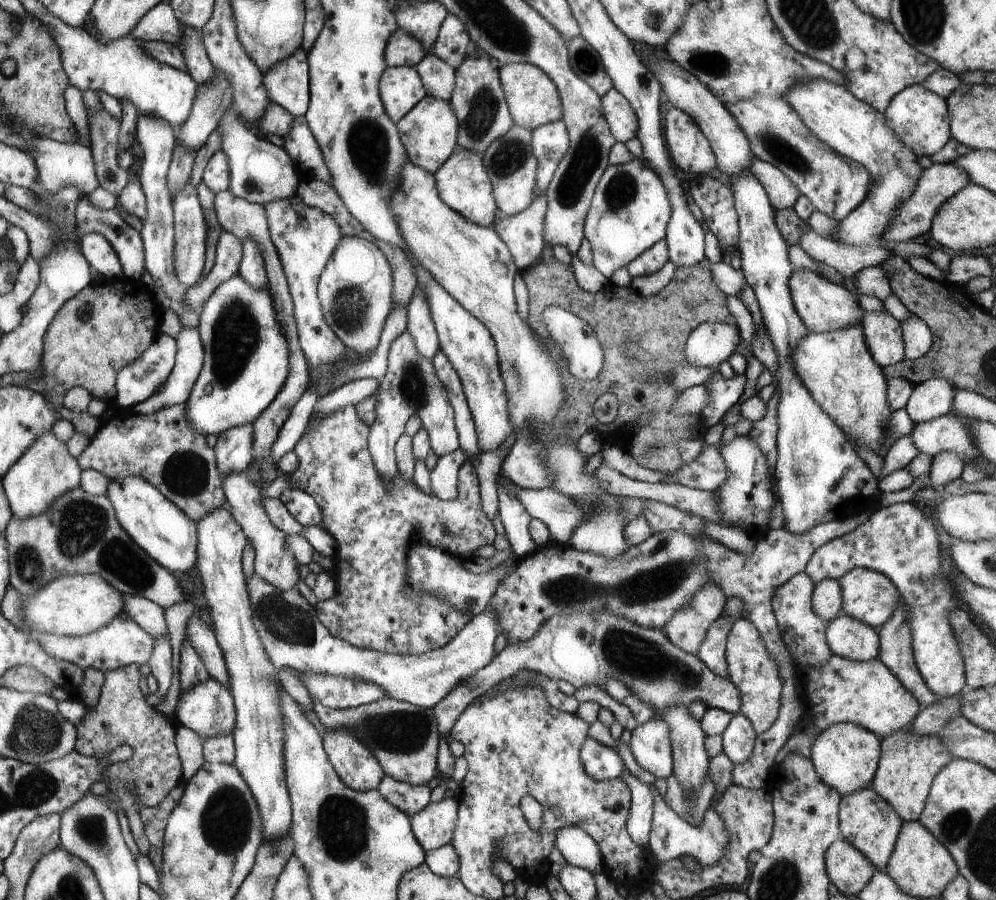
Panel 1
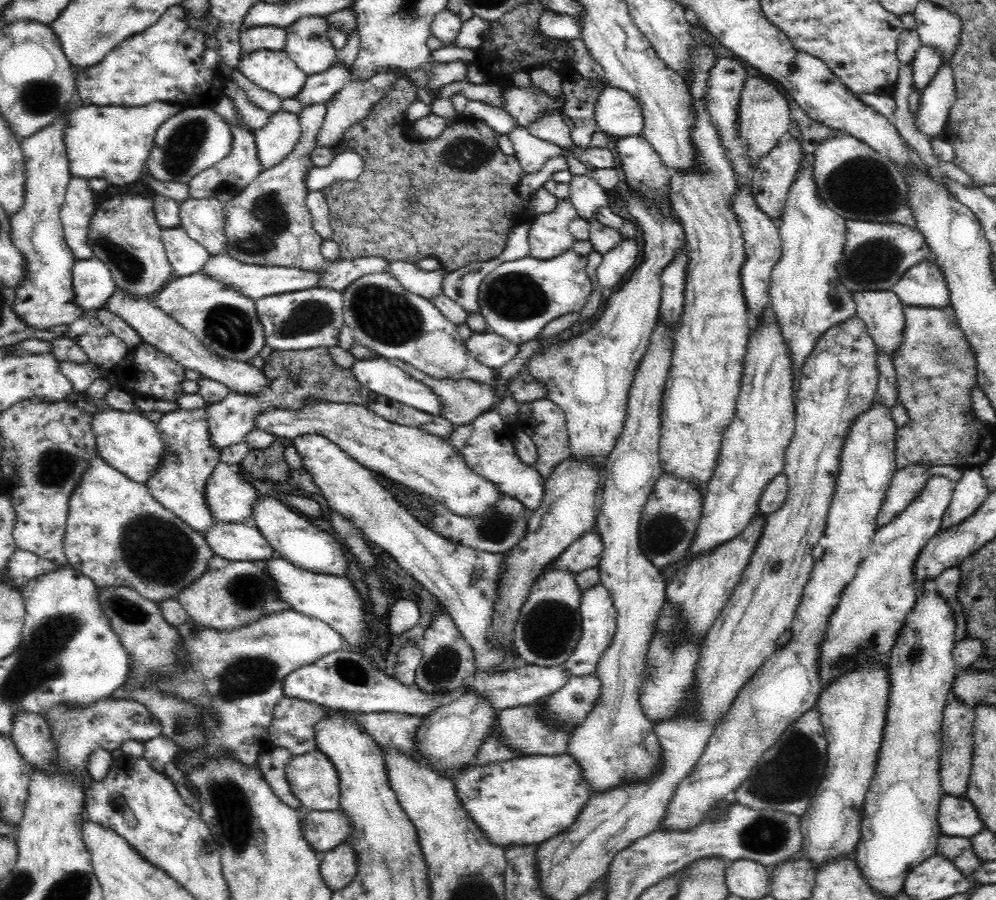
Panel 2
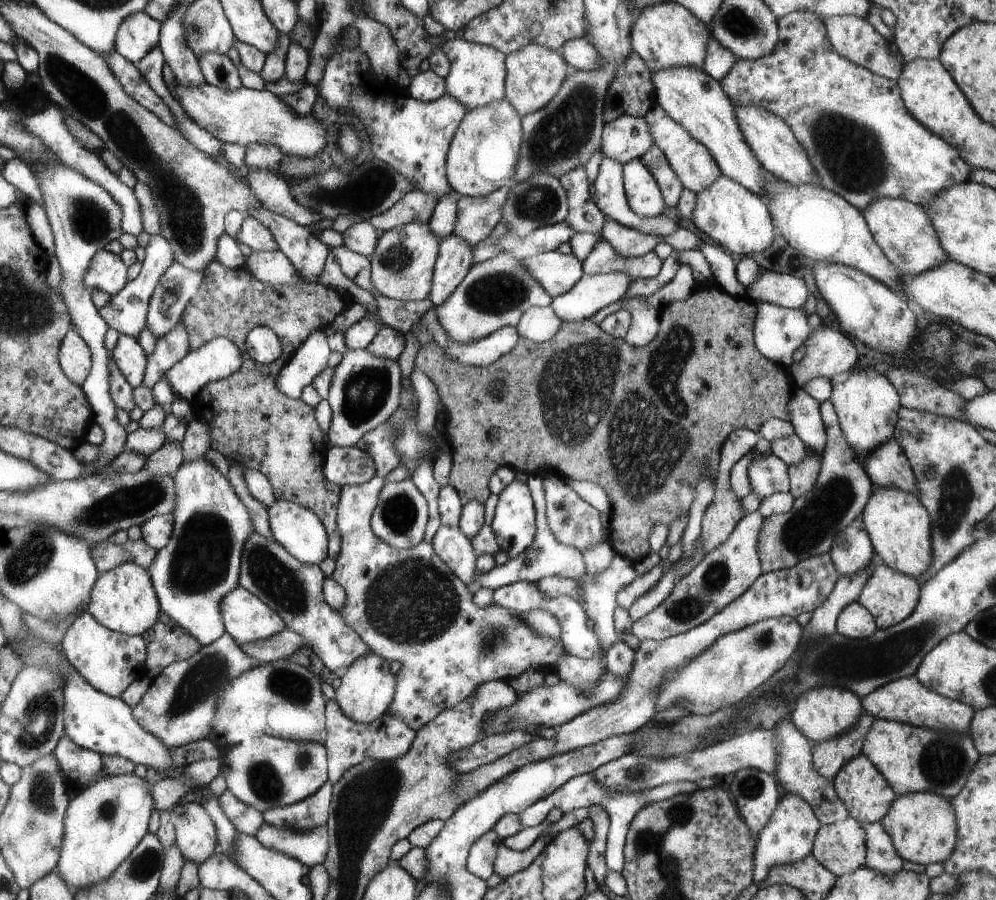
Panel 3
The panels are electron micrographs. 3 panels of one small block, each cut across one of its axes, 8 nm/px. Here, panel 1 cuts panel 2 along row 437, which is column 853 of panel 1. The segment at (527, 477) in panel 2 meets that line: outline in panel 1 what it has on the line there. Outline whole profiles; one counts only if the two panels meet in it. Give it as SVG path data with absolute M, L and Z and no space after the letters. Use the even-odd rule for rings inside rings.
M743 170L739 176L729 178L729 188L733 194L733 206L739 214L739 244L741 248L741 270L745 272L747 286L755 292L763 326L773 340L779 370L779 404L777 404L777 460L775 460L775 490L777 500L783 510L783 530L793 536L809 532L813 526L857 514L865 508L871 508L875 498L881 494L877 486L877 476L871 468L855 454L845 432L831 420L831 416L813 400L813 396L803 388L801 380L791 372L789 366L789 348L803 338L809 330L799 320L787 280L795 270L789 254L787 242L775 224L775 210L769 204L767 192L761 182L749 170Z

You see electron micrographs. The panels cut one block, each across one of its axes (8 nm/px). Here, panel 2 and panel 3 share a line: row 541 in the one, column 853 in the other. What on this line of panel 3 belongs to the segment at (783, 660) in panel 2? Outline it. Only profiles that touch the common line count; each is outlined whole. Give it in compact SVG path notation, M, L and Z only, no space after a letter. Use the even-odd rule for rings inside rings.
M849 816L843 822L821 826L813 840L813 858L837 878L855 872L865 864L867 834Z

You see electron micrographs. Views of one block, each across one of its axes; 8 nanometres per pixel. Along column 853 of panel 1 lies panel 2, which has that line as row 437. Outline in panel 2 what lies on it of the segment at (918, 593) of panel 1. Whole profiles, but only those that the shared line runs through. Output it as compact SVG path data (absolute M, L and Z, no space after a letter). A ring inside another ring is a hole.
M536 400L536 402L518 402L518 422L520 430L534 442L538 450L538 458L534 464L536 474L548 482L548 478L560 468L564 462L572 458L570 448L568 448L568 424L566 424L566 414L550 400Z

